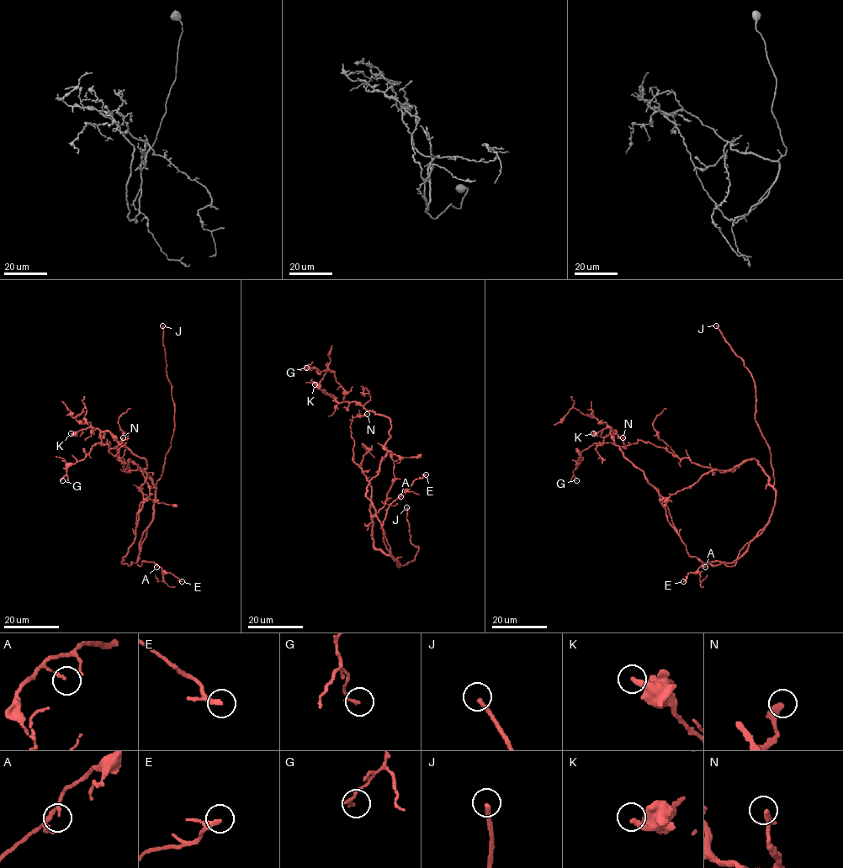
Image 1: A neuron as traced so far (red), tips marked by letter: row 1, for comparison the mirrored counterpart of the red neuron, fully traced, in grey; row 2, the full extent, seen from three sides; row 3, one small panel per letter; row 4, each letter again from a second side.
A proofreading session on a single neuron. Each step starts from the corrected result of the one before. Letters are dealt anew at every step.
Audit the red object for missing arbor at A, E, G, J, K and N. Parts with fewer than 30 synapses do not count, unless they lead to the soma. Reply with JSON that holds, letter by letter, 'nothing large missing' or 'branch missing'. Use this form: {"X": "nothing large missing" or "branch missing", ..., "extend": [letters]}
{"A": "nothing large missing", "E": "branch missing", "G": "nothing large missing", "J": "branch missing", "K": "nothing large missing", "N": "nothing large missing", "extend": ["E", "J"]}

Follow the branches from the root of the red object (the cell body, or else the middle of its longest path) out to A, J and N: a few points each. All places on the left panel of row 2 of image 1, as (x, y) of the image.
A: (140, 470), (129, 470), (129, 460), (148, 475), (156, 500), (136, 563), (153, 562), (156, 567)
J: (140, 470), (129, 470), (129, 460), (136, 463), (156, 485), (174, 428), (162, 325)
N: (140, 470), (127, 472), (126, 463), (108, 451), (111, 444), (107, 441), (109, 448), (115, 448), (123, 437)

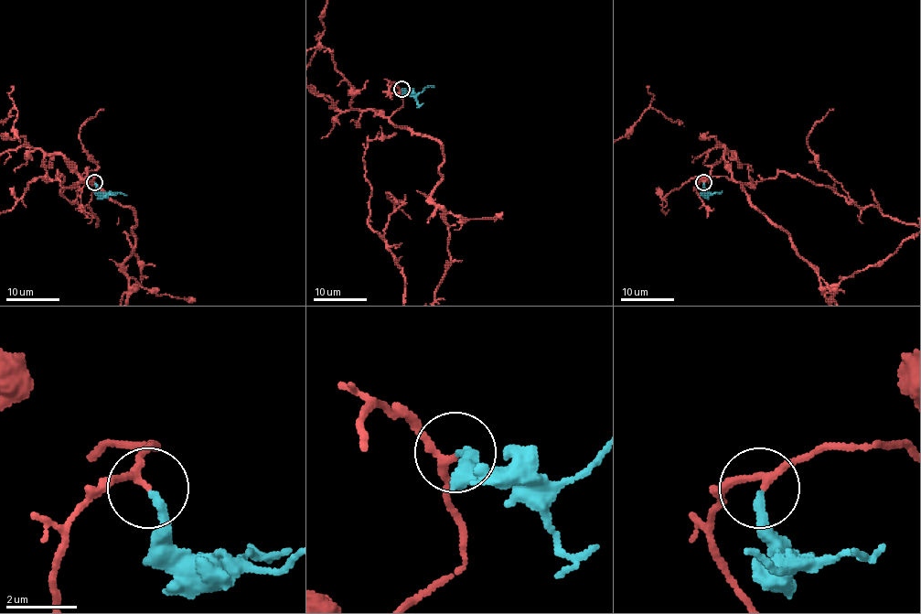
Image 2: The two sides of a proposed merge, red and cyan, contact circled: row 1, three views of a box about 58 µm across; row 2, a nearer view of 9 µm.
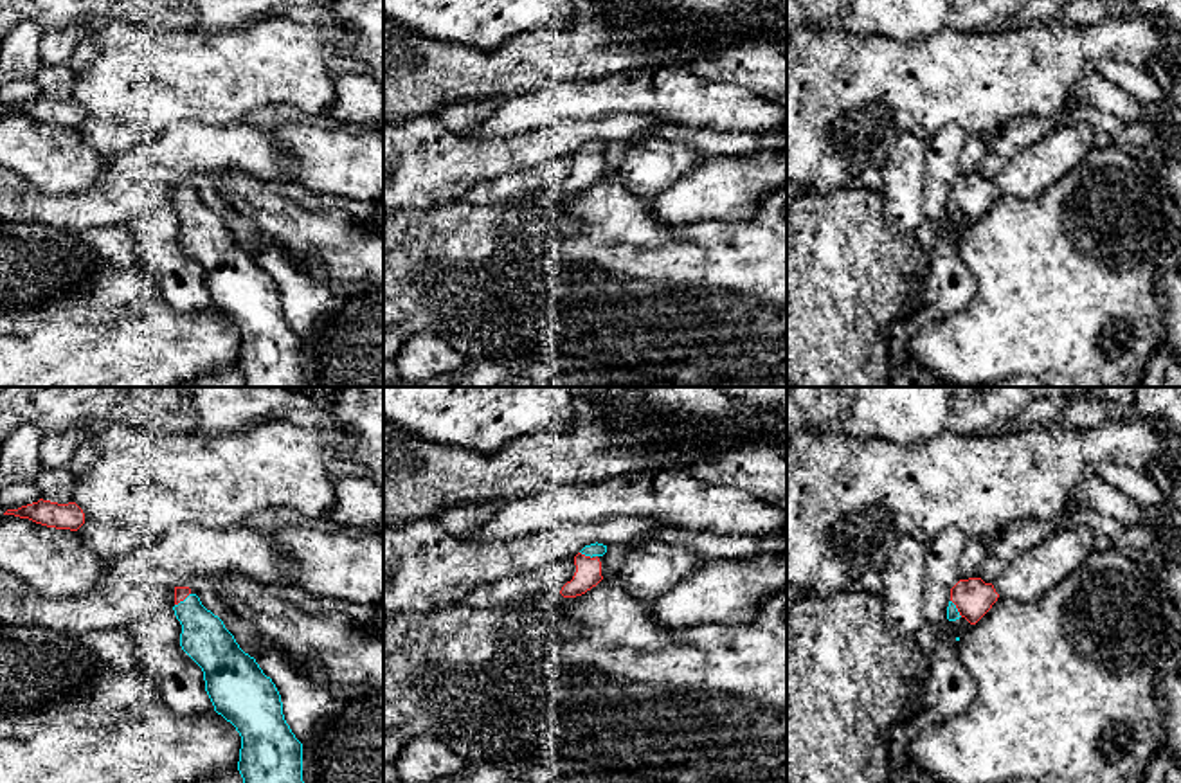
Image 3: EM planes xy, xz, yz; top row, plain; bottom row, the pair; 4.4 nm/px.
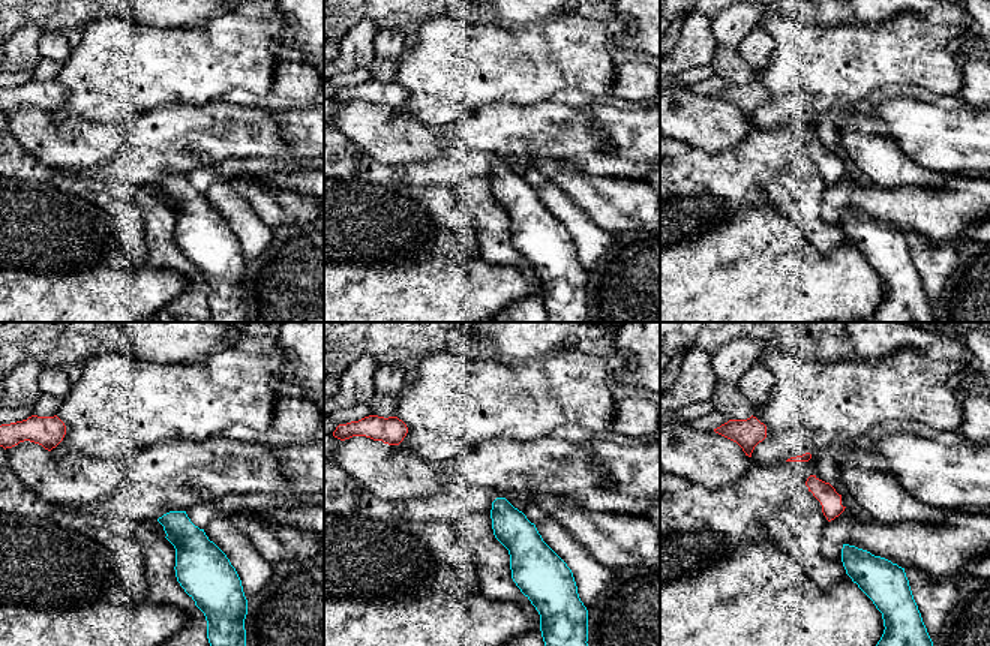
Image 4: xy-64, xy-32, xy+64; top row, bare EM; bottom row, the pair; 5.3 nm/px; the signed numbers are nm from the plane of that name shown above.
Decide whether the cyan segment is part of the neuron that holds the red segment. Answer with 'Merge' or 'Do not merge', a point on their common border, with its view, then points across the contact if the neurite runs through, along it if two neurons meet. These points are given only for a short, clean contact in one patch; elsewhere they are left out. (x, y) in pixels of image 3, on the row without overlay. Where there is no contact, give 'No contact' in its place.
Merge. Touches red at xy (182, 197)

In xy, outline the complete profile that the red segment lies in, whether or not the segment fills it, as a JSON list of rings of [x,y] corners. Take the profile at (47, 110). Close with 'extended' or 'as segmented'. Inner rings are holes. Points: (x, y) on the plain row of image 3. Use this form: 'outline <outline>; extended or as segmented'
outline [[[40,95],[18,106],[7,106],[4,112],[14,112],[47,124],[70,128],[77,128],[85,121],[85,110],[76,99],[58,101]]]; as segmented

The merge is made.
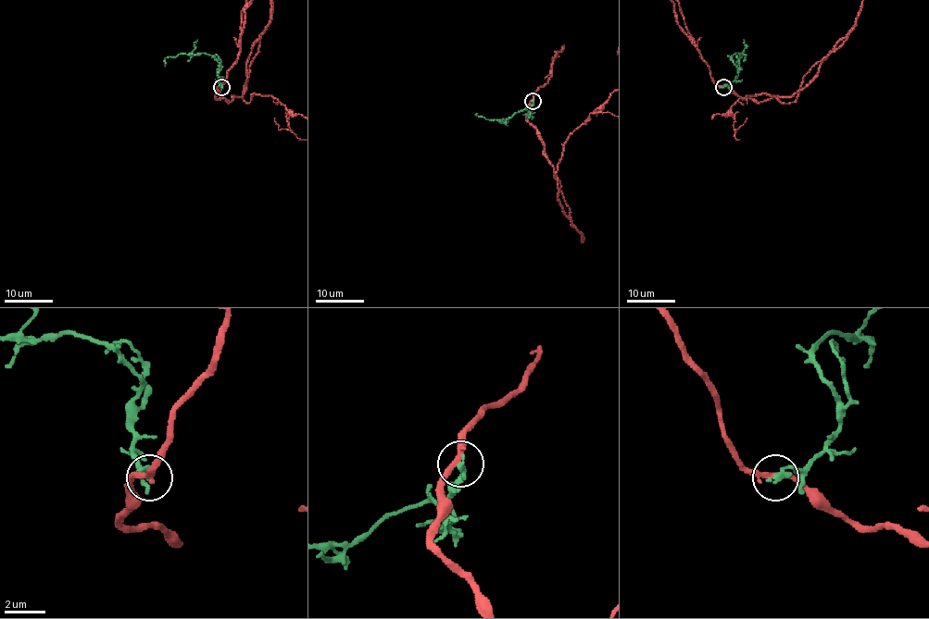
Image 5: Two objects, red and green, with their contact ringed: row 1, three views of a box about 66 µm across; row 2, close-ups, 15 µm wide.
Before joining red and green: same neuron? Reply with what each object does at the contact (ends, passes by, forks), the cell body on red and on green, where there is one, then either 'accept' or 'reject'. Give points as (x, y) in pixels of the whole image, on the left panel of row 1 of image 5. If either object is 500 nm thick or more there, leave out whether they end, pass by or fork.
red passes by | green ends | red none | green none | reject

